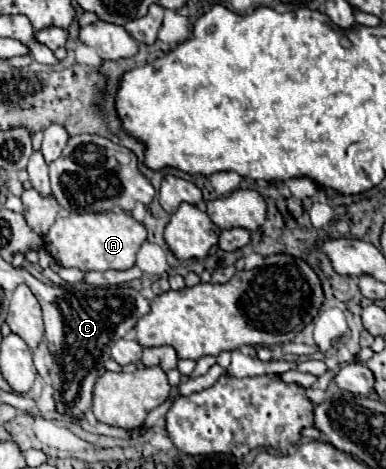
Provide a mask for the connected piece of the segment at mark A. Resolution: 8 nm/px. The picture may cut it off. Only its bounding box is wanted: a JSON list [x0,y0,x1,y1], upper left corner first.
[44,208,146,272]

